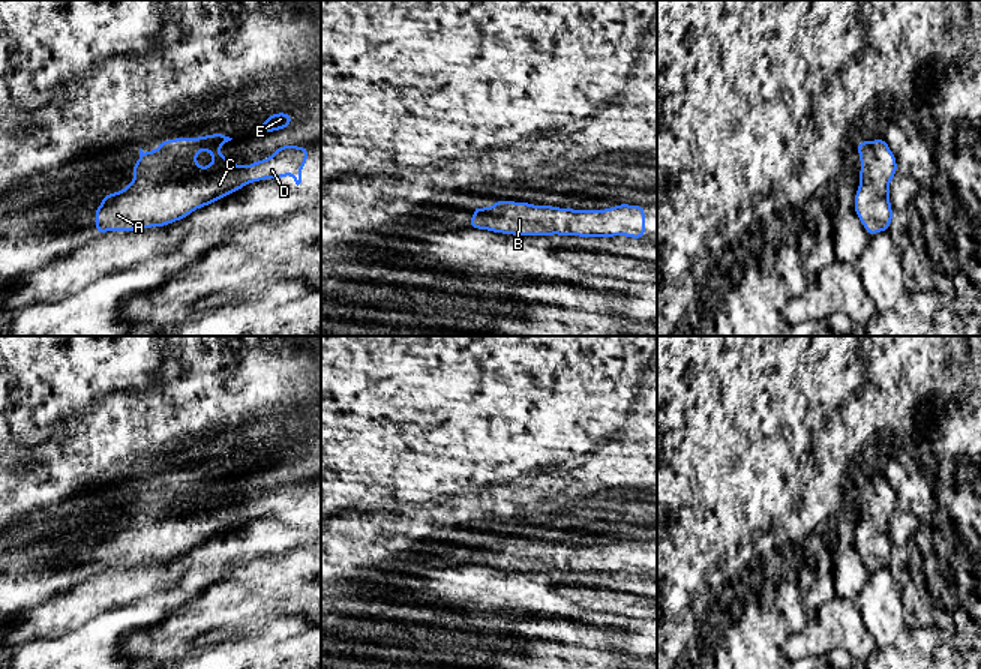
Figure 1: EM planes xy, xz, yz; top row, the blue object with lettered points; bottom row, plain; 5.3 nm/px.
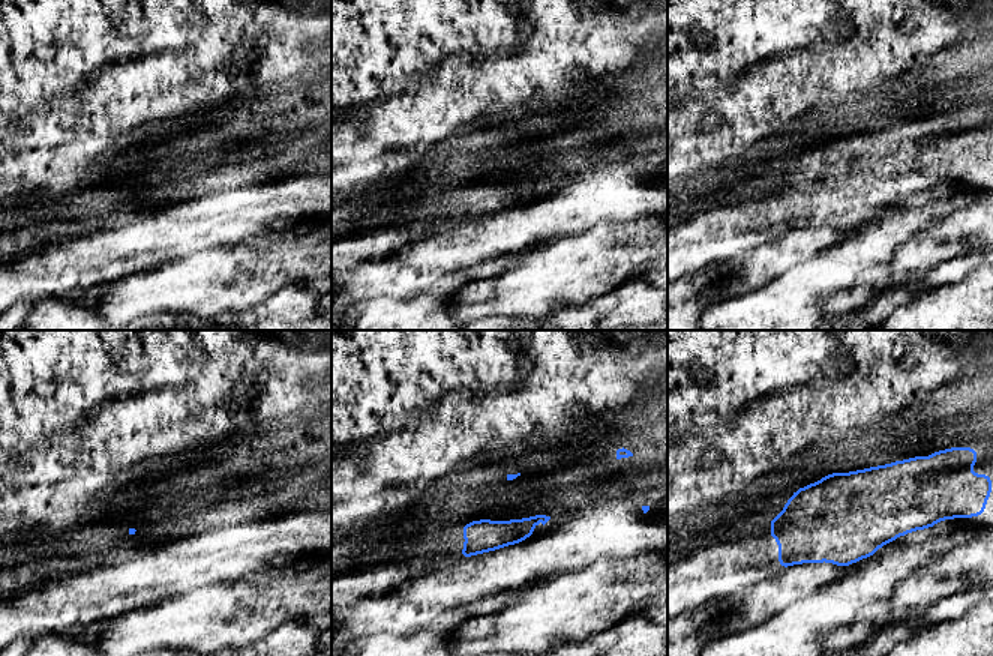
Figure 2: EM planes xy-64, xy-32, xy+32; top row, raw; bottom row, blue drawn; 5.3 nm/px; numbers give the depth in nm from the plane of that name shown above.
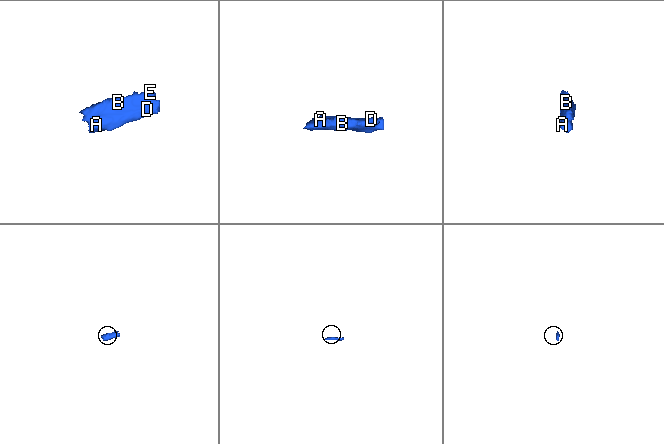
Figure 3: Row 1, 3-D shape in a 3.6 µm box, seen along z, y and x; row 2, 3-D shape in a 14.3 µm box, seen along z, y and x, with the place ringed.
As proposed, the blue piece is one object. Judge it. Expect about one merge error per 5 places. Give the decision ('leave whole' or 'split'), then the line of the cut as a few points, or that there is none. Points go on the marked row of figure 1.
leave whole; cut none

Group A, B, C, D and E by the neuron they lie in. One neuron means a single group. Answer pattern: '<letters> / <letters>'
A B C D E

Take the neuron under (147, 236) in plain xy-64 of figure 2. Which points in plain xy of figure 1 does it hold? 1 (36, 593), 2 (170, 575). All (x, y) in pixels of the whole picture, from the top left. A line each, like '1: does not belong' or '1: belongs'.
1: does not belong
2: belongs

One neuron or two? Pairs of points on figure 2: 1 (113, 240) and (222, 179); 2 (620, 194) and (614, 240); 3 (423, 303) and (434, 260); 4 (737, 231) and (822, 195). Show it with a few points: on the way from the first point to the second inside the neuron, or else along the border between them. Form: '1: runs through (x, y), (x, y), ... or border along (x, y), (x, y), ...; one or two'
1: runs through (141, 240), (177, 231), (201, 207); one
2: border along (651, 212), (627, 221), (600, 221), (584, 233); two
3: border along (459, 270), (446, 273), (429, 285), (395, 299); two
4: runs through (758, 218), (776, 215), (801, 197); one

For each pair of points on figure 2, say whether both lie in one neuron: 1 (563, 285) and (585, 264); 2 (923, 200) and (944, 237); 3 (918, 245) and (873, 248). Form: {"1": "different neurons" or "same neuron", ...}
{"1": "different neurons", "2": "different neurons", "3": "different neurons"}

